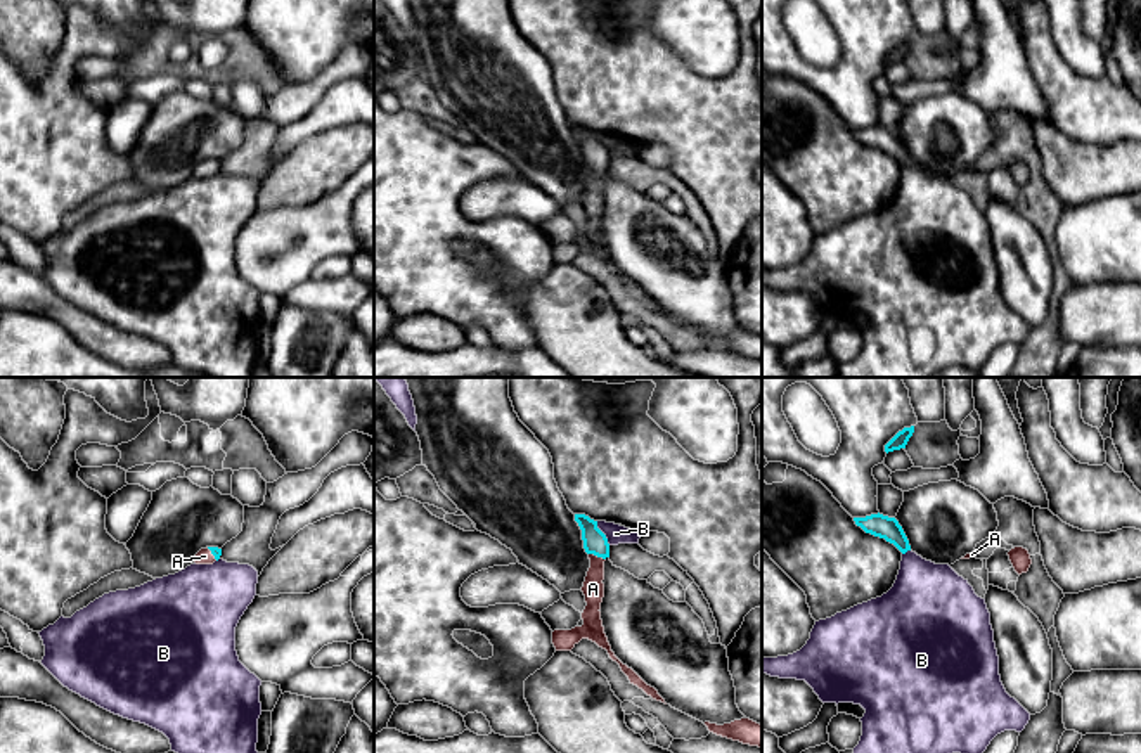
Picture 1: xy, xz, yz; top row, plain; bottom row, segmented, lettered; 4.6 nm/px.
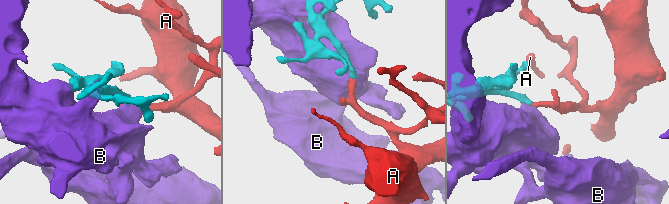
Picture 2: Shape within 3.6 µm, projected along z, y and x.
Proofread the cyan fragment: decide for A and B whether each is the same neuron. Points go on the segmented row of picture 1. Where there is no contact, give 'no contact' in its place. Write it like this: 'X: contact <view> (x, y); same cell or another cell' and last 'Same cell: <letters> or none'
A: contact xz (598, 556); same cell
B: contact xz (603, 534); another cell
Same cell: A

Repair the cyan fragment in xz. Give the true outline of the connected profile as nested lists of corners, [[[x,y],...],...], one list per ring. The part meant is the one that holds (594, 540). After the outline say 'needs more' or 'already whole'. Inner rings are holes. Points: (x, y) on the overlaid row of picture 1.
[[[575,514],[575,521],[582,530],[583,549],[590,559],[590,568],[582,587],[587,602],[582,613],[583,625],[575,627],[571,630],[554,630],[552,644],[556,651],[571,651],[582,639],[596,642],[599,647],[608,651],[613,661],[620,665],[622,672],[629,677],[630,684],[642,689],[653,699],[665,703],[665,699],[658,694],[654,687],[648,685],[632,668],[623,665],[611,651],[599,611],[604,597],[604,561],[609,557],[609,544],[606,535],[597,528],[597,521],[590,519],[585,514]]] | needs more

